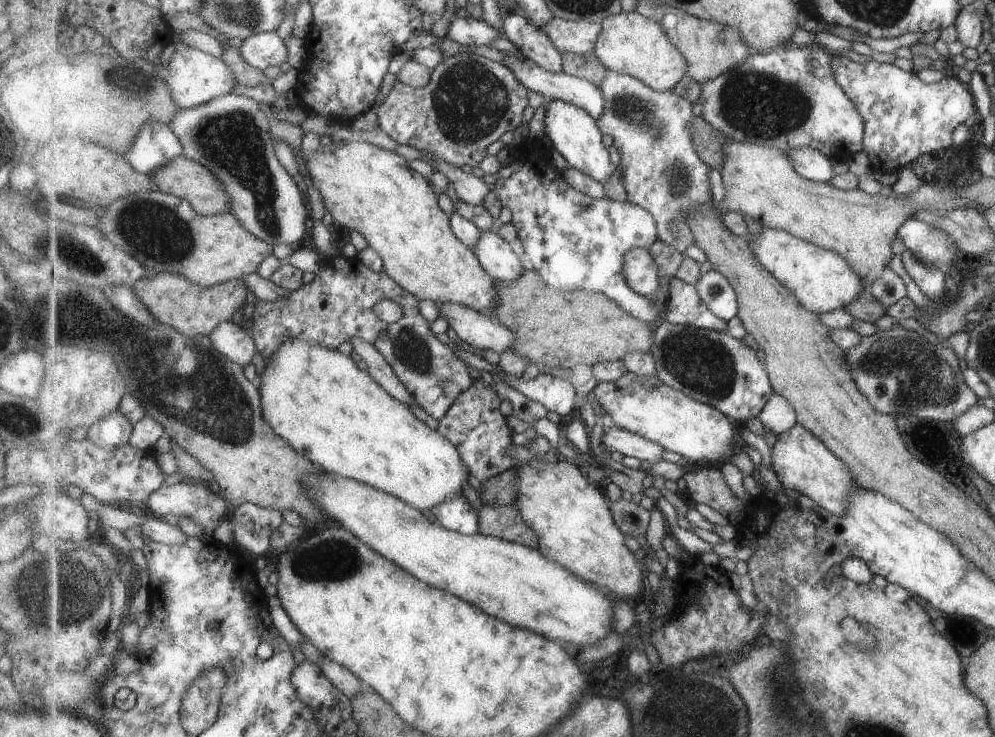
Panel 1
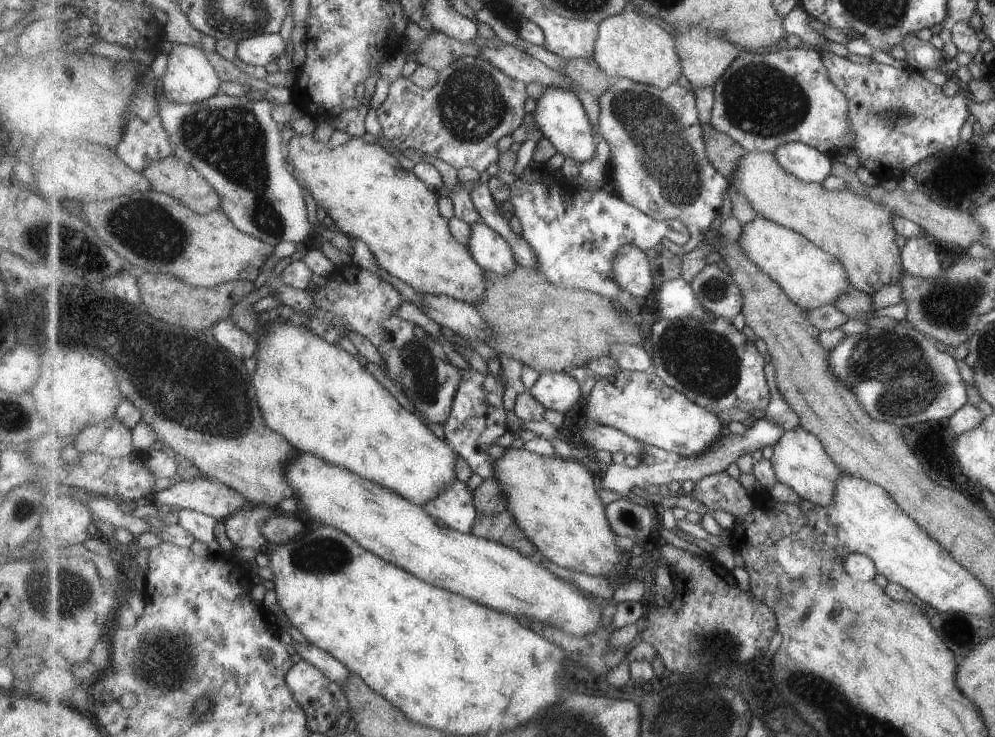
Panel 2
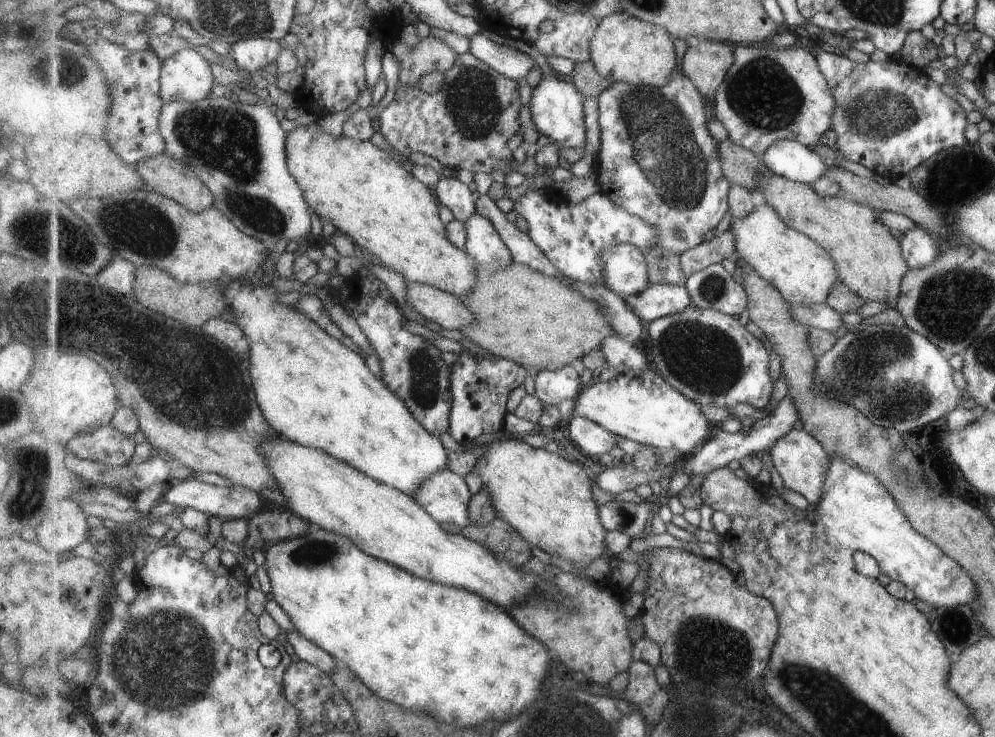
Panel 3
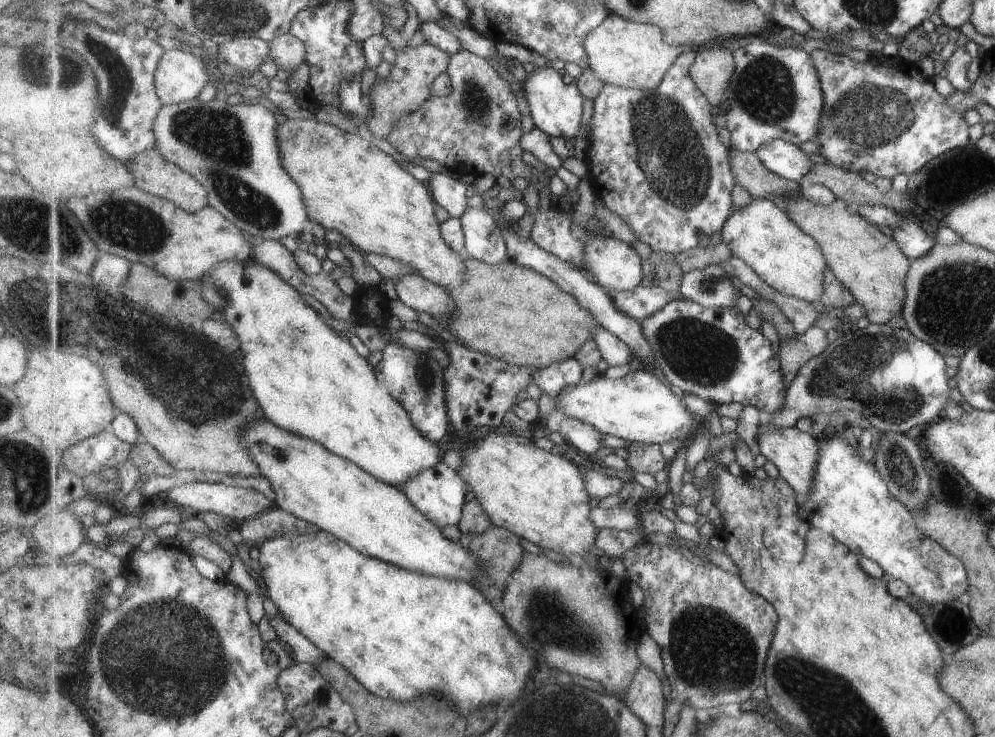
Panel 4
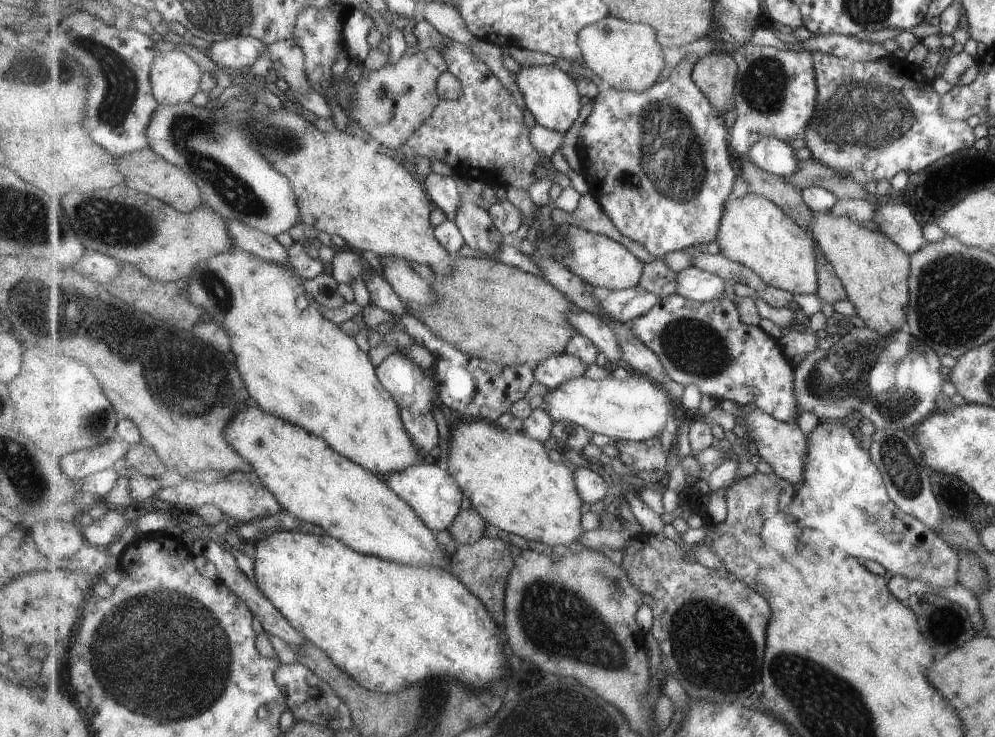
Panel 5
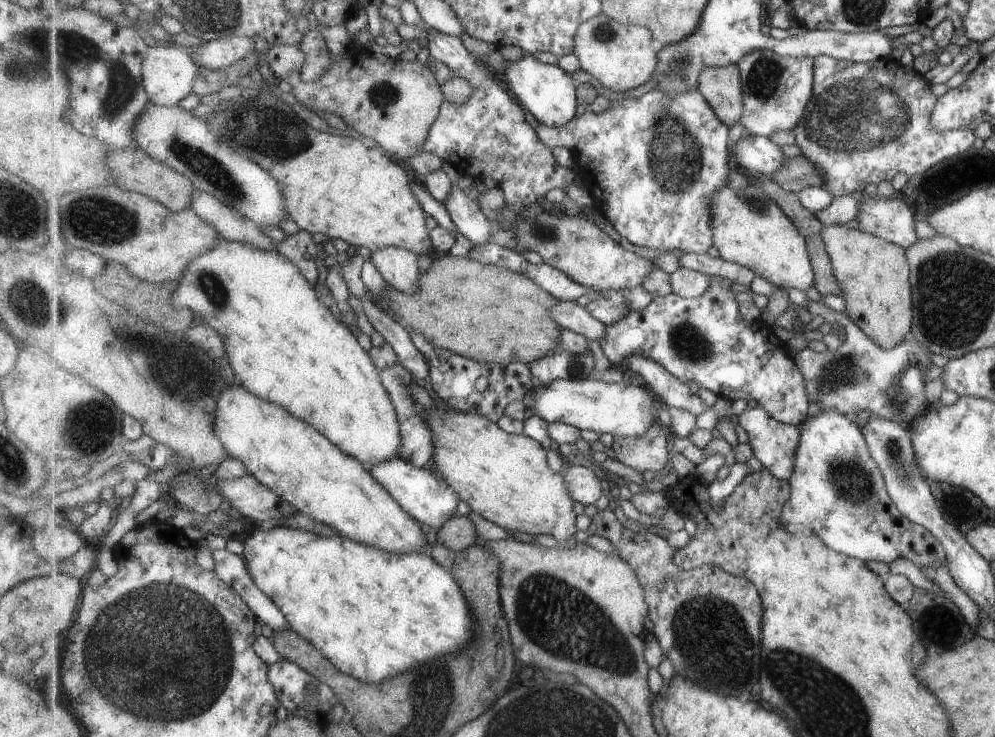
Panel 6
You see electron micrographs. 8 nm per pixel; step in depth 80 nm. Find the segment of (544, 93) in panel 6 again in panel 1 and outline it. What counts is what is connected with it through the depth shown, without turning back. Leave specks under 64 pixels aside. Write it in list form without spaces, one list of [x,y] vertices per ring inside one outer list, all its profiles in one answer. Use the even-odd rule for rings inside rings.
[[[565,99],[546,100],[544,108],[545,134],[553,141],[556,150],[568,161],[568,164],[588,174],[594,180],[605,184],[615,172],[609,150],[603,146],[603,133],[599,123],[588,110],[567,102]]]

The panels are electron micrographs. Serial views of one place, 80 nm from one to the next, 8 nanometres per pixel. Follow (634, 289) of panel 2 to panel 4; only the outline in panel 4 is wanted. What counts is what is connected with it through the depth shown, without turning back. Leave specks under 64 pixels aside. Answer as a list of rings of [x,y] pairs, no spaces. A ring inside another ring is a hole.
[[[593,237],[588,242],[588,267],[585,271],[593,280],[611,291],[630,291],[644,281],[644,260],[641,260],[637,250],[627,243],[615,237]]]

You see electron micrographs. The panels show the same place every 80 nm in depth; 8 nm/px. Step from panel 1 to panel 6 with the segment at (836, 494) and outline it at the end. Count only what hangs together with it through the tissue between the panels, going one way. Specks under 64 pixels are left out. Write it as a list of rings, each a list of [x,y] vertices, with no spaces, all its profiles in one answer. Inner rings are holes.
[[[760,405],[752,409],[745,409],[737,420],[747,432],[751,450],[763,468],[772,472],[773,476],[778,479],[789,481],[796,468],[796,452],[802,435],[800,426],[779,422]]]

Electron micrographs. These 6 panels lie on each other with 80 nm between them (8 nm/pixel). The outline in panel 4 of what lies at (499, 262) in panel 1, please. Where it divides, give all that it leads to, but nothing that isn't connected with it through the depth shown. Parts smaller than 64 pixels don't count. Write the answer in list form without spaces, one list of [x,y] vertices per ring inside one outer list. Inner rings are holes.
[[[469,207],[460,218],[466,236],[464,254],[483,262],[498,263],[509,258],[504,230],[499,226],[493,212]]]

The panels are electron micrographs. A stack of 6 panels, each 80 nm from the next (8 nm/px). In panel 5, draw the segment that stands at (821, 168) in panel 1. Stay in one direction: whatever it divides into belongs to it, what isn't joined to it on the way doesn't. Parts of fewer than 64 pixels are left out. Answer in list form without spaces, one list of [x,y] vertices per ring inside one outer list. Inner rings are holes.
[[[775,137],[762,138],[747,154],[758,167],[781,177],[792,175],[800,165],[800,160],[795,156],[795,149]]]

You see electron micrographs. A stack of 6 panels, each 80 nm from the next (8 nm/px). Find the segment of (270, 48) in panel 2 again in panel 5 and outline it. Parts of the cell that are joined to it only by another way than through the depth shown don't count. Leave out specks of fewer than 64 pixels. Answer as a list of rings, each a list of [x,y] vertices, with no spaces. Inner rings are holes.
[[[237,35],[212,43],[207,56],[218,66],[238,71],[251,66],[266,48],[269,47],[262,40]]]

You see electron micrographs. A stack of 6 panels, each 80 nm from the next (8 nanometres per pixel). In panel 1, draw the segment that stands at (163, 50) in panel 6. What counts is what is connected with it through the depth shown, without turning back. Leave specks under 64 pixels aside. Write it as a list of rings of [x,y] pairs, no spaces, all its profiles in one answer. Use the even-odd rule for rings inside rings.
[[[183,42],[176,45],[168,64],[166,84],[177,106],[182,109],[205,104],[214,98],[226,95],[233,90],[235,78],[231,75],[231,68],[222,59],[203,52]]]

